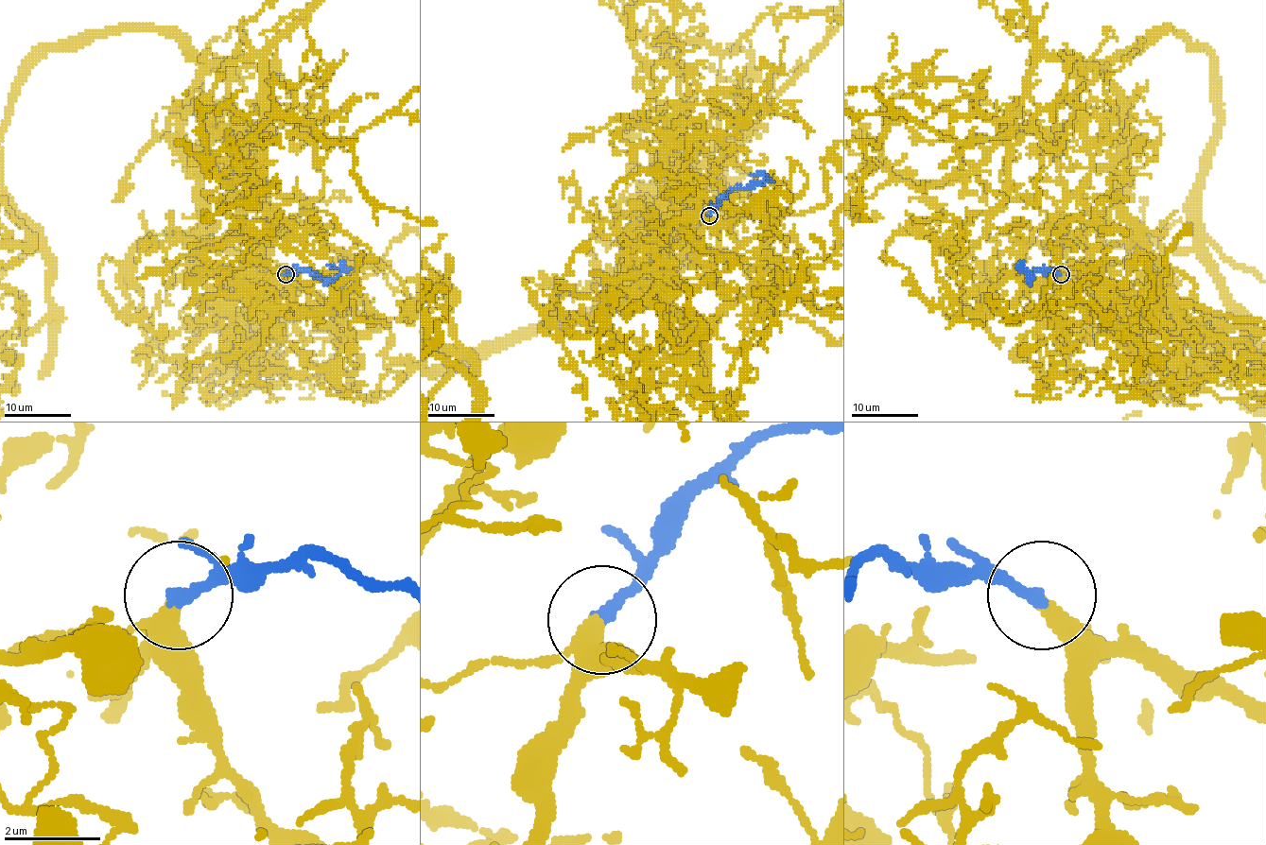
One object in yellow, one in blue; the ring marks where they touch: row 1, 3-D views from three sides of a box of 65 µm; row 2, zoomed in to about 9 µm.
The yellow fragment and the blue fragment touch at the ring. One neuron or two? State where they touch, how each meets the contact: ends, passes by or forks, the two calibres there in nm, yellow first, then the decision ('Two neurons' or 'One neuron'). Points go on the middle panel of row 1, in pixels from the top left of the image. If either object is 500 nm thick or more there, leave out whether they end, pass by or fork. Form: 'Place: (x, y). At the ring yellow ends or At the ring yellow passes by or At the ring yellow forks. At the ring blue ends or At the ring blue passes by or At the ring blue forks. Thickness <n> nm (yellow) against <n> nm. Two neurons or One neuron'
Place: (709, 215). At the ring yellow passes by. At the ring blue ends. Thickness 260 nm (yellow) against 280 nm. One neuron

